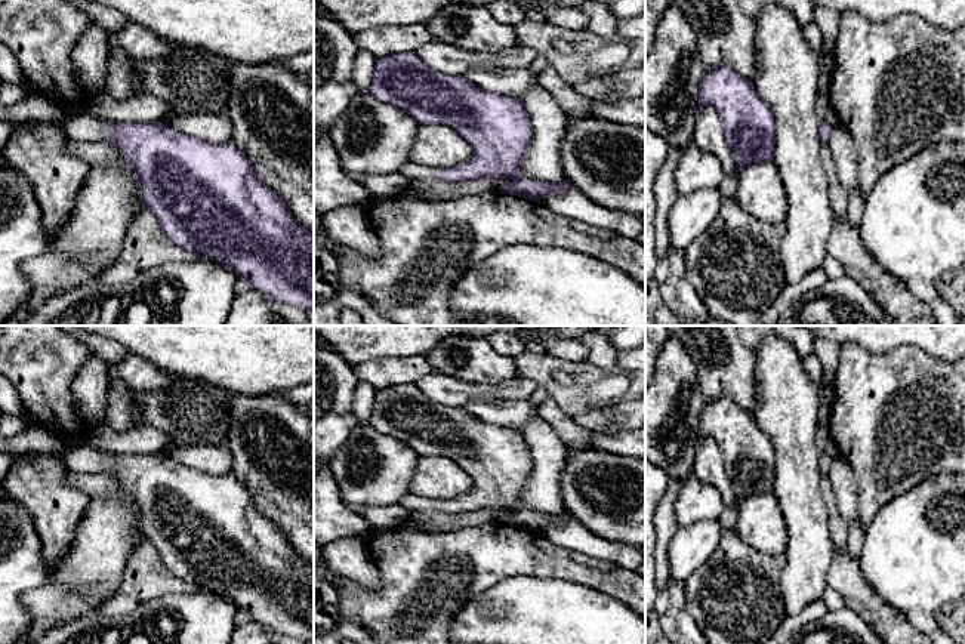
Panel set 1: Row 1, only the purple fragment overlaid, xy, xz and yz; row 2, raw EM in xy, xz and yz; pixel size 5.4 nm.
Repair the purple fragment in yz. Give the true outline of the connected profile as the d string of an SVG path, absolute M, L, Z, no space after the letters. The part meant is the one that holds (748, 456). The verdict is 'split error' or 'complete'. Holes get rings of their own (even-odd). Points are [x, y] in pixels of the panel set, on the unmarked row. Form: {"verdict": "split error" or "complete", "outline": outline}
{"verdict": "complete", "outline": "M707 398L699 419L699 443L707 437L721 450L737 502L774 490L774 447L753 416L731 398Z"}

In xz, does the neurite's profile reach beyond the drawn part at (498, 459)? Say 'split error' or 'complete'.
split error

